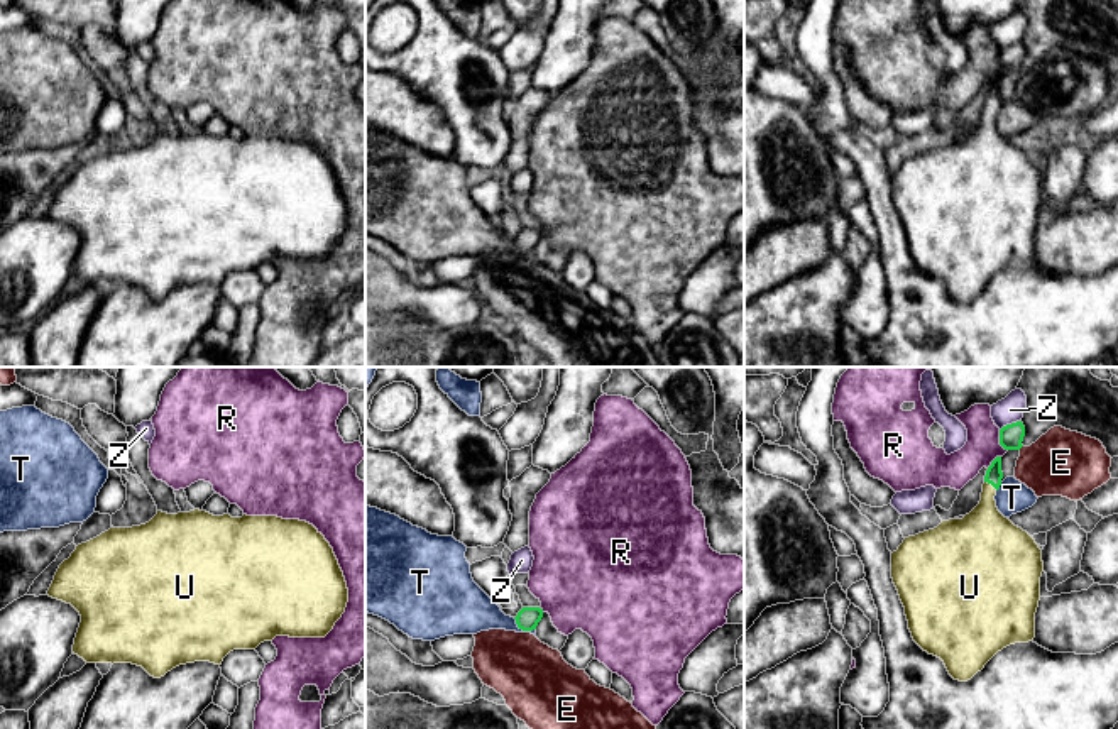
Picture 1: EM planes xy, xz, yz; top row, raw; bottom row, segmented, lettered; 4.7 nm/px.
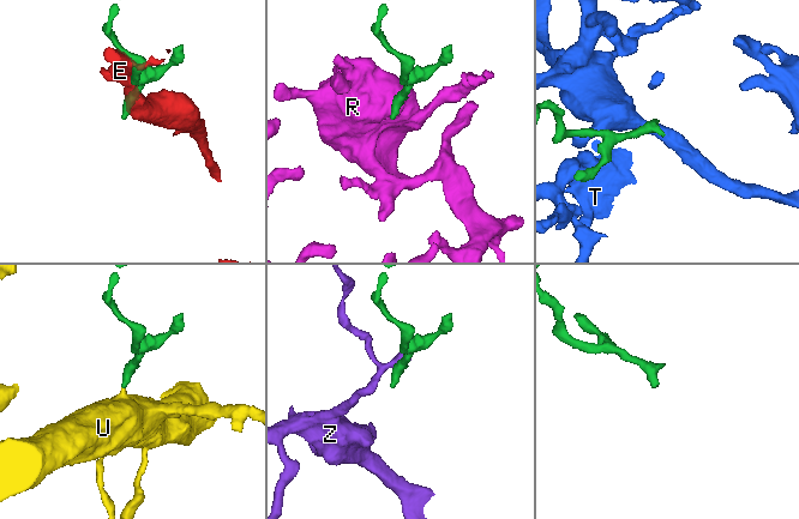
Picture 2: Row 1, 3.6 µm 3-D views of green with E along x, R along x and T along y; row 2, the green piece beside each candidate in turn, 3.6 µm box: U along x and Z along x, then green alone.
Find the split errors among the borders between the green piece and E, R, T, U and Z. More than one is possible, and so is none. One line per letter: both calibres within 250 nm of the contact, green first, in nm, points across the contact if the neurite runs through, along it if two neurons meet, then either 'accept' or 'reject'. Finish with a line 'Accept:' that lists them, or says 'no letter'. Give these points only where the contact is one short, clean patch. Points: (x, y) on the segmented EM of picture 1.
E: 110 nm thick on the green side, 320 nm on the other; reject
R: 110 nm thick on the green side, 160 nm on the other; border along yz (998, 430), (998, 442), (1007, 450); reject
T: 110 nm thick on the green side, 200 nm on the other; reject
U: 80 nm thick on the green side, 260 nm on the other; runs through yz (993, 476), (991, 484), (985, 535); accept
Z: 110 nm thick on the green side, 130 nm on the other; border along yz (1020, 420), (1000, 430); reject
Accept: U

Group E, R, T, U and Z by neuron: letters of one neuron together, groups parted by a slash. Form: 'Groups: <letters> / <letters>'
Groups: E / R / T / U / Z

